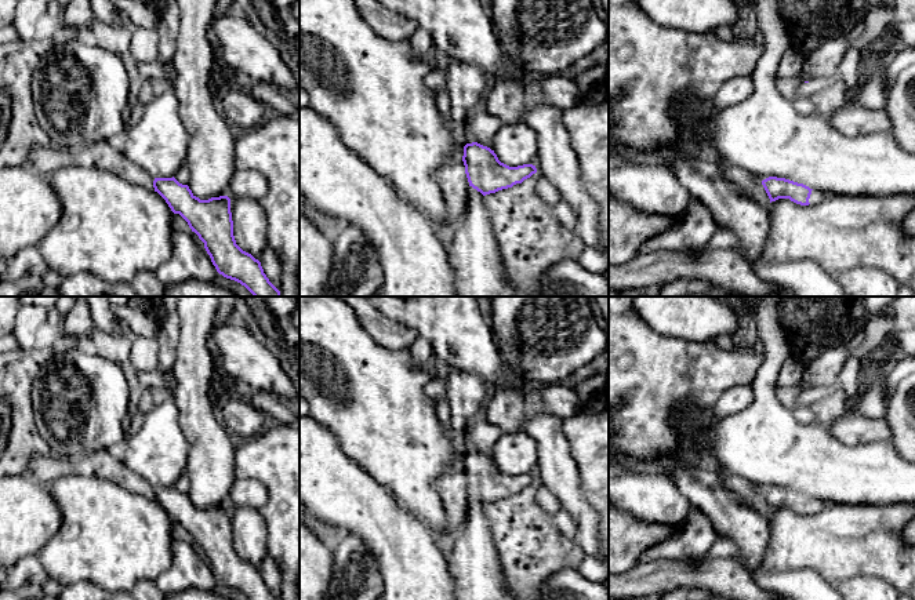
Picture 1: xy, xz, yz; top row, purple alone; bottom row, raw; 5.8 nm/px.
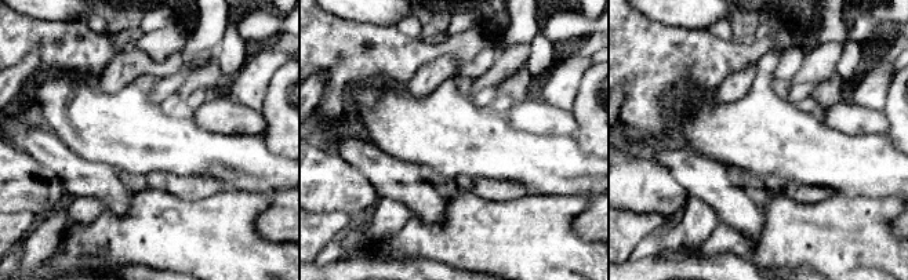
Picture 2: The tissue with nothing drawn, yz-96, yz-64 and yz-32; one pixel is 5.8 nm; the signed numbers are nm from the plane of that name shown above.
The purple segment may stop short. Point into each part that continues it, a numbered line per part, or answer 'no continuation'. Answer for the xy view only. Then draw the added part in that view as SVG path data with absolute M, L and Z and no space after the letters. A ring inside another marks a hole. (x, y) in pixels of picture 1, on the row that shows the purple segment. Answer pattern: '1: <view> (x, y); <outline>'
1: xy (46, 160); M108 142L87 145L77 150L40 145L30 150L29 167L47 177L65 167L94 167L113 172L148 190L155 190L155 178L142 167L128 160L121 150L113 149Z

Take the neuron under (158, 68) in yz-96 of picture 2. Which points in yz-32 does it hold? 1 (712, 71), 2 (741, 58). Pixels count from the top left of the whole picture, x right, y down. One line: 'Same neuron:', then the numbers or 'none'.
Same neuron: none

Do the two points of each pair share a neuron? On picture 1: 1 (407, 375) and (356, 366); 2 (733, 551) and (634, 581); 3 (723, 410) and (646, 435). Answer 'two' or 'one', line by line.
1: one
2: two
3: two

